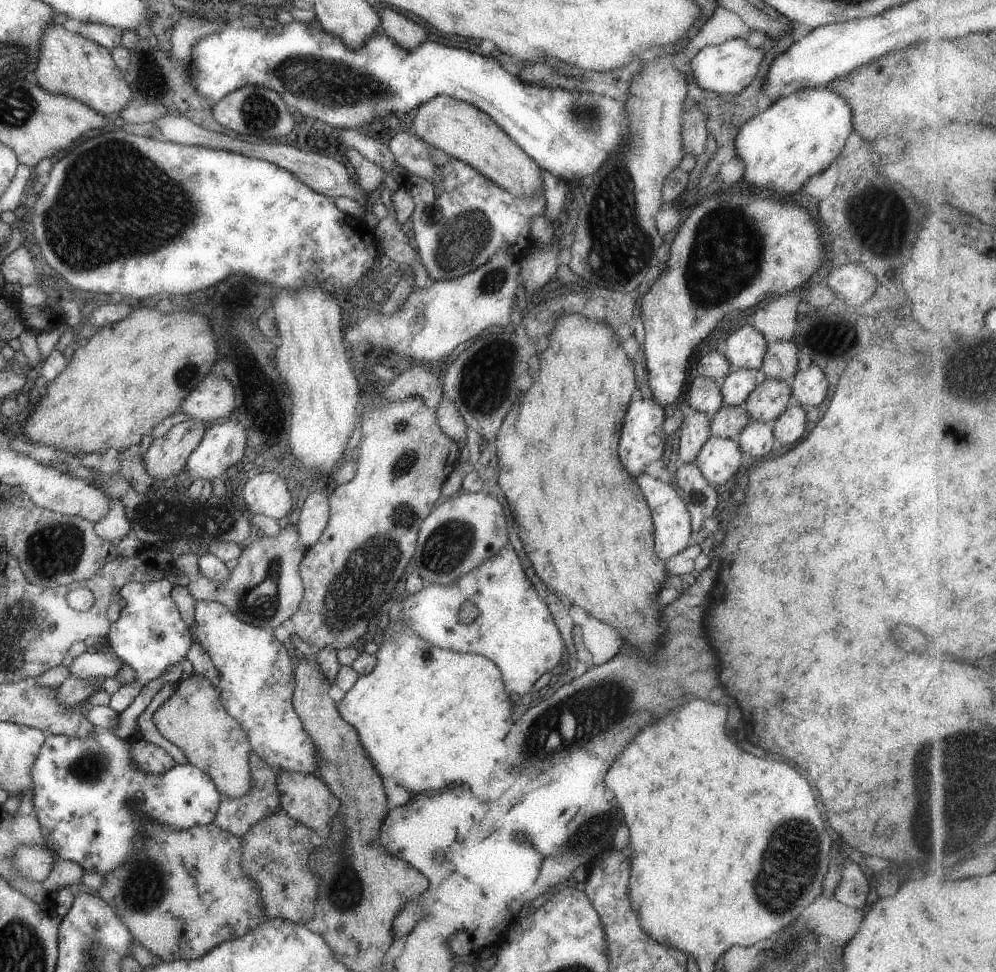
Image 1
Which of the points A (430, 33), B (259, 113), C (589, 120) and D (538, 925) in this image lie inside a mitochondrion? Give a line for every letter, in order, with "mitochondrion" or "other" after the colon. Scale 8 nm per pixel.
A: other
B: mitochondrion
C: mitochondrion
D: other

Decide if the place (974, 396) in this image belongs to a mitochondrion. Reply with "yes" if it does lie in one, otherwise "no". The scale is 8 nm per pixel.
yes

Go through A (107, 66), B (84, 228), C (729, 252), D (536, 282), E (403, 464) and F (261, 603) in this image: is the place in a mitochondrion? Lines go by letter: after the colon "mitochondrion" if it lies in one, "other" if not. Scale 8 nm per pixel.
A: other
B: mitochondrion
C: mitochondrion
D: other
E: mitochondrion
F: mitochondrion

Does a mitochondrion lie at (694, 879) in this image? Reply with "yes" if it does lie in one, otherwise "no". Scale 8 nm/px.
no

